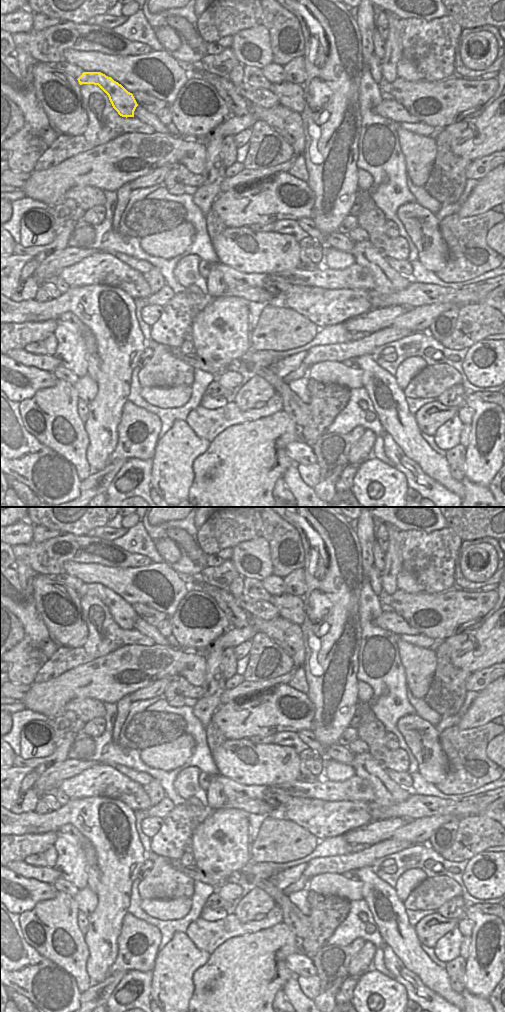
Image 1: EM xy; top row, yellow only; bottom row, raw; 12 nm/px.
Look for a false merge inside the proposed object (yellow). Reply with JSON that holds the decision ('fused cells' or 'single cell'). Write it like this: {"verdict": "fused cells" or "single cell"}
{"verdict": "single cell"}

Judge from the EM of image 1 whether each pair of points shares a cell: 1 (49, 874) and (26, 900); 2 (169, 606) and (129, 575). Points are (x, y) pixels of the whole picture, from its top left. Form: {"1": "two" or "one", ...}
{"1": "two", "2": "one"}

